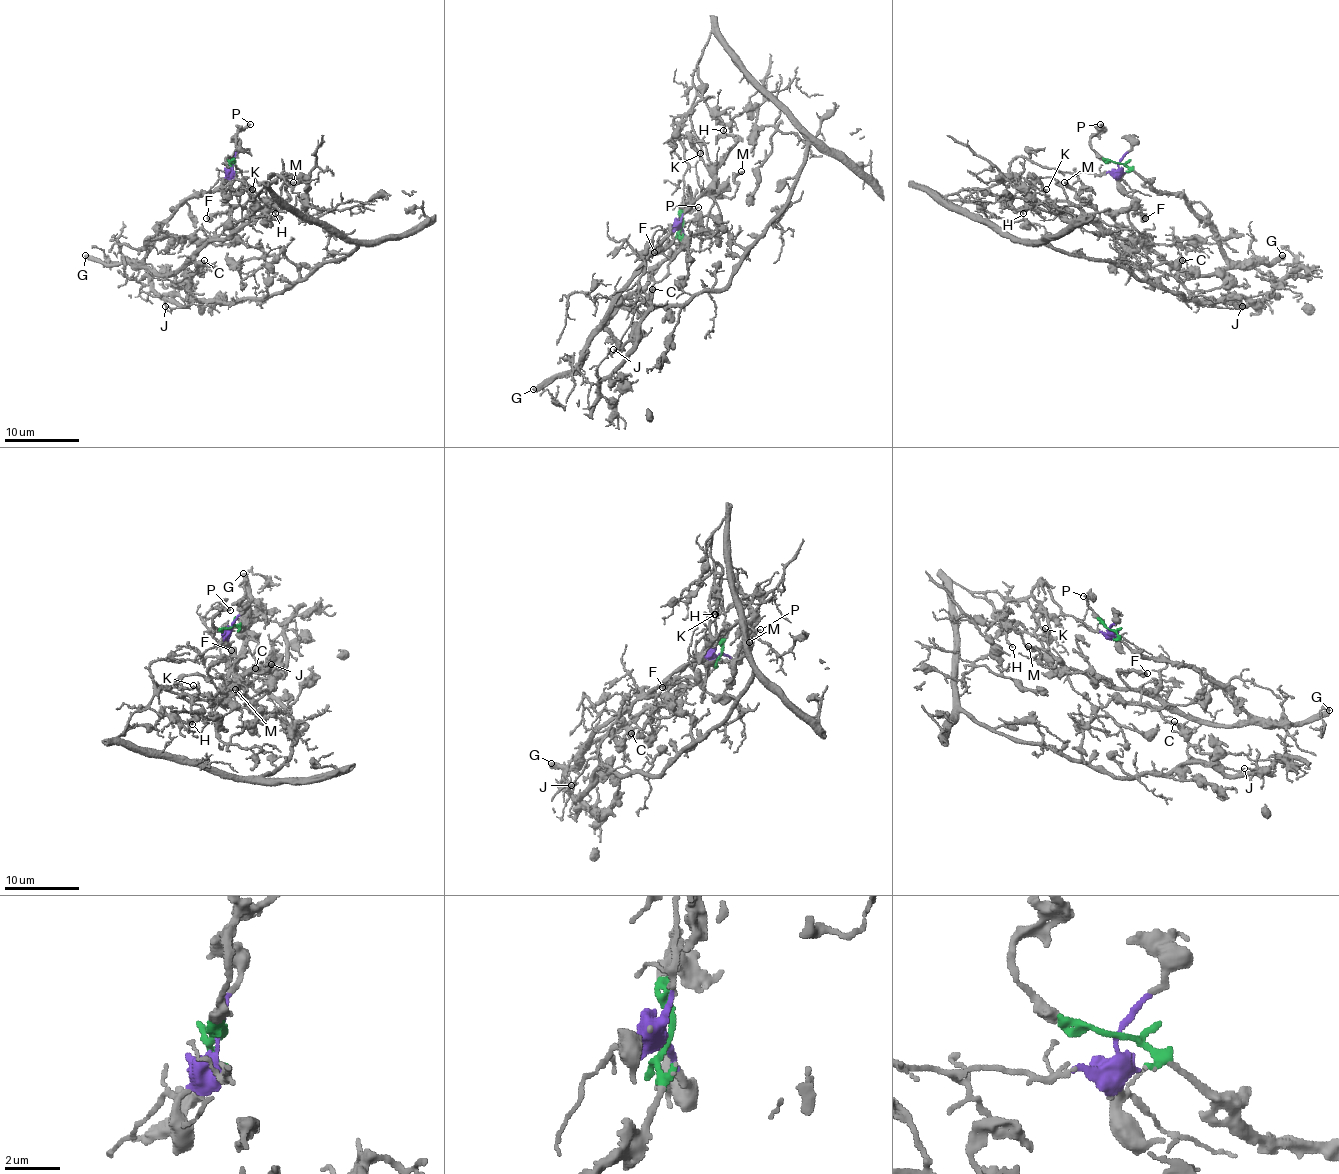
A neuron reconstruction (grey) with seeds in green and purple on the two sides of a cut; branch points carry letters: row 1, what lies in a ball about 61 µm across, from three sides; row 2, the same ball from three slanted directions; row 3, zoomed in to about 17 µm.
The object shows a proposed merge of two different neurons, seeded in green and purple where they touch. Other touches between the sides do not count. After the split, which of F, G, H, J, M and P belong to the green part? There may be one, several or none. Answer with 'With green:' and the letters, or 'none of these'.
With green: F, G, M, P

